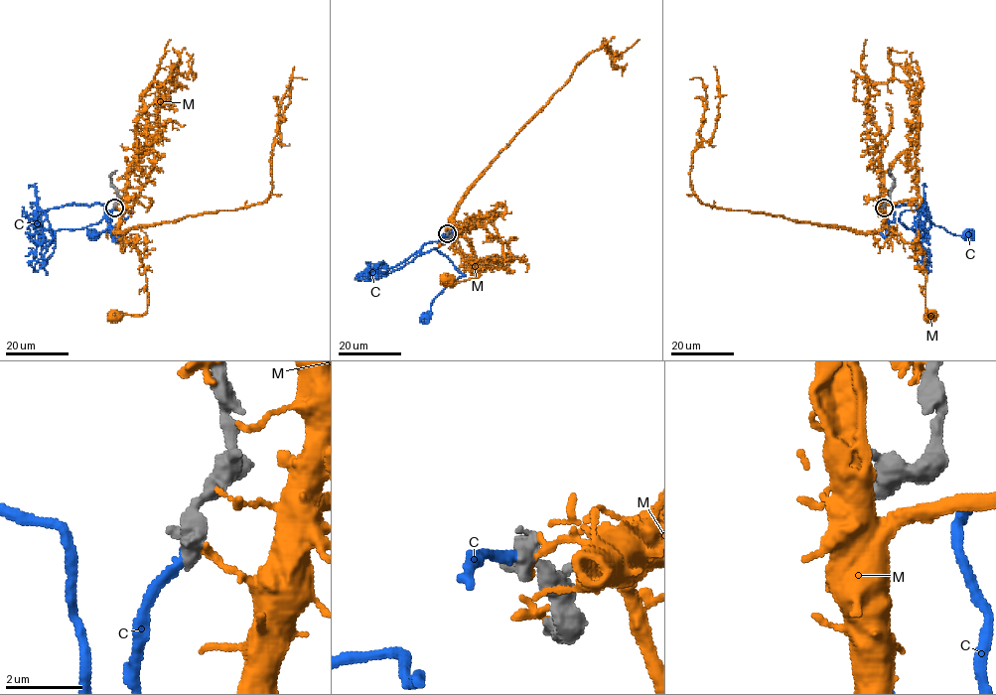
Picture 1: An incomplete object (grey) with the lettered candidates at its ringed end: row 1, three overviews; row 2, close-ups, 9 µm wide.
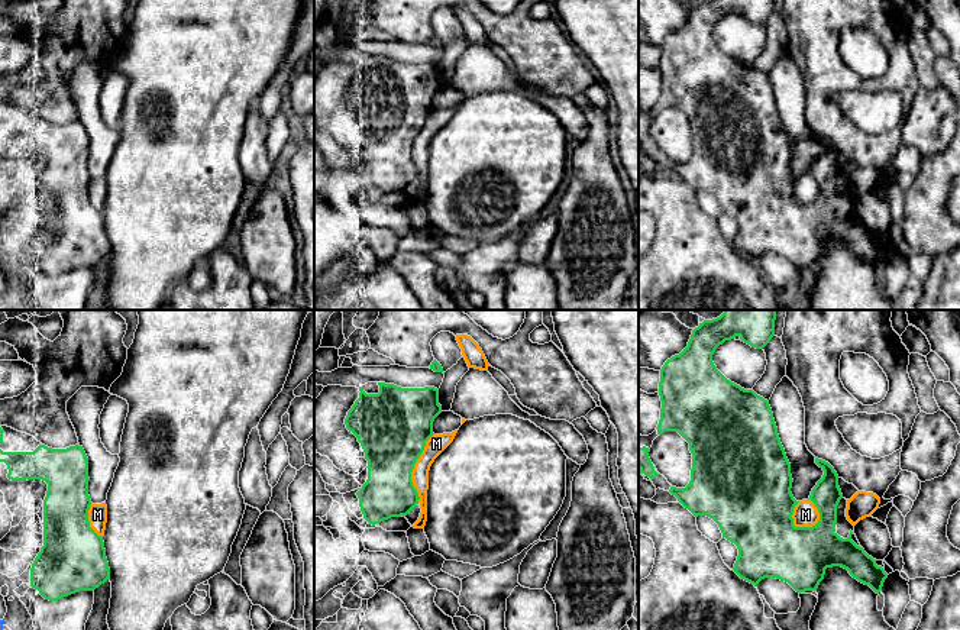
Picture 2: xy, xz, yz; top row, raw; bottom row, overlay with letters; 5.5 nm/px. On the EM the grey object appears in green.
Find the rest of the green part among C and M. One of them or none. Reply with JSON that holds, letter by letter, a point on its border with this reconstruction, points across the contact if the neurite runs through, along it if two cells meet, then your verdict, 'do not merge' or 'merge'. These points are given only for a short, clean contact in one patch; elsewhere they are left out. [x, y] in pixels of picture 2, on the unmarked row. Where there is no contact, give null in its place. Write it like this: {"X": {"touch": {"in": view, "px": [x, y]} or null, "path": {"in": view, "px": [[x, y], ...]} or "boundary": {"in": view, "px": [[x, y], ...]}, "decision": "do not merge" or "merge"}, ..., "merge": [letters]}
{"C": {"touch": null, "decision": "merge"}, "M": {"touch": {"in": "yz", "px": [818, 197]}, "decision": "do not merge"}, "merge": ["C"]}

